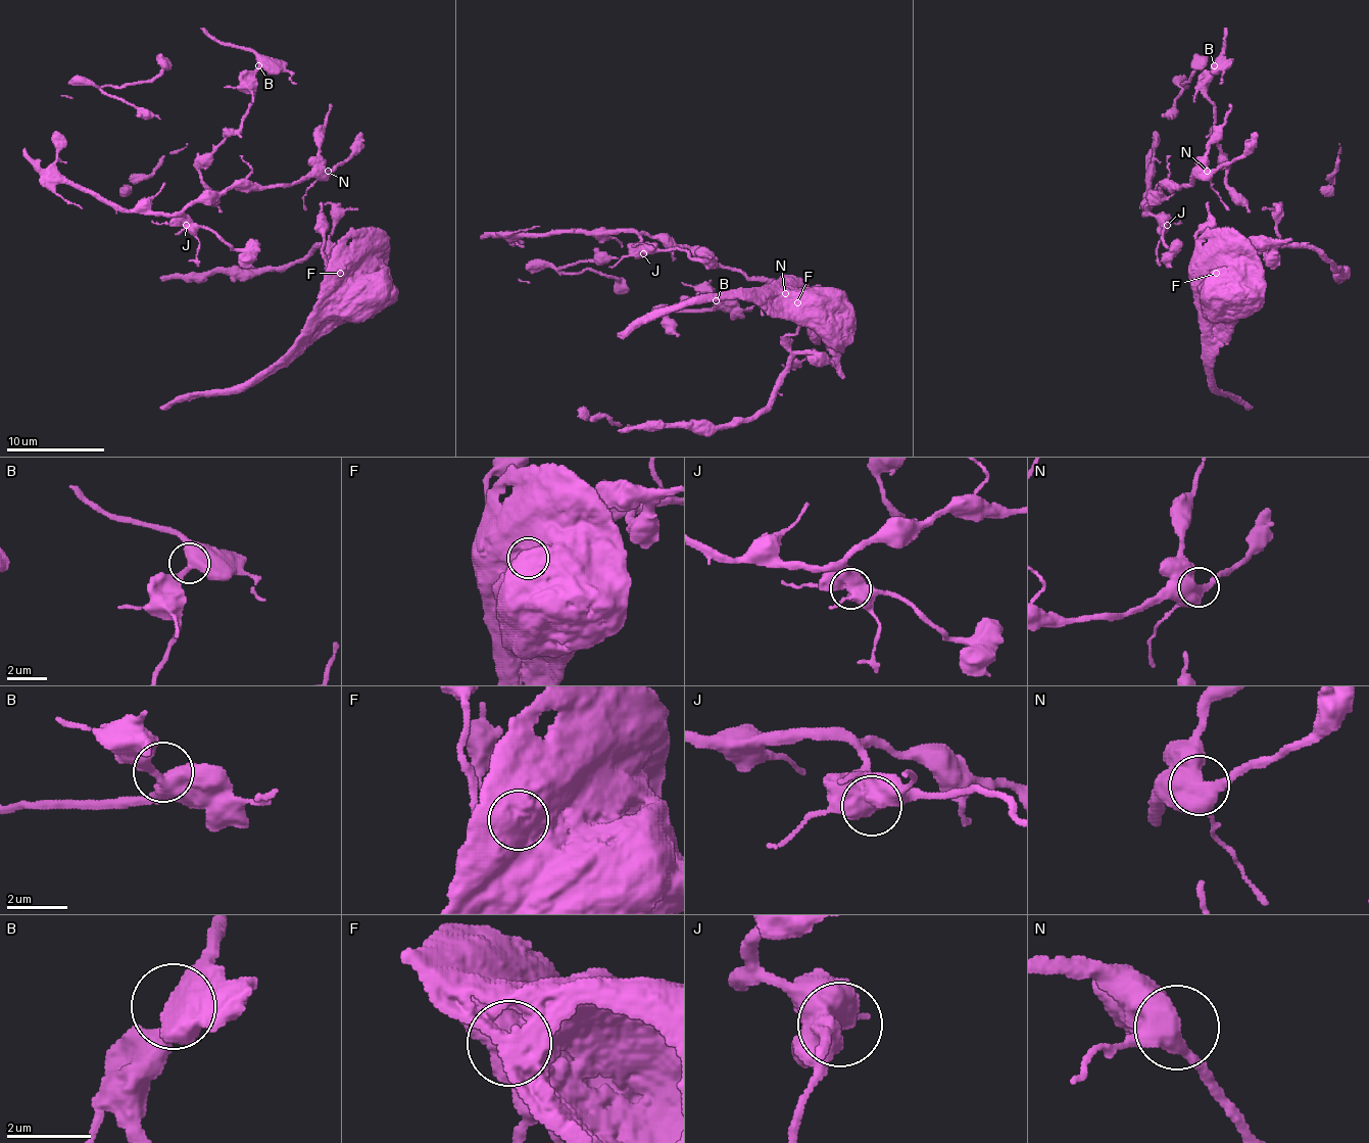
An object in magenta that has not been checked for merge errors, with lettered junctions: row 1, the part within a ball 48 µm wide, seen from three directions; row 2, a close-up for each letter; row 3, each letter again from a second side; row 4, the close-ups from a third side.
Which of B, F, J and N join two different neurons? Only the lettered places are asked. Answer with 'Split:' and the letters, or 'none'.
Split: F

